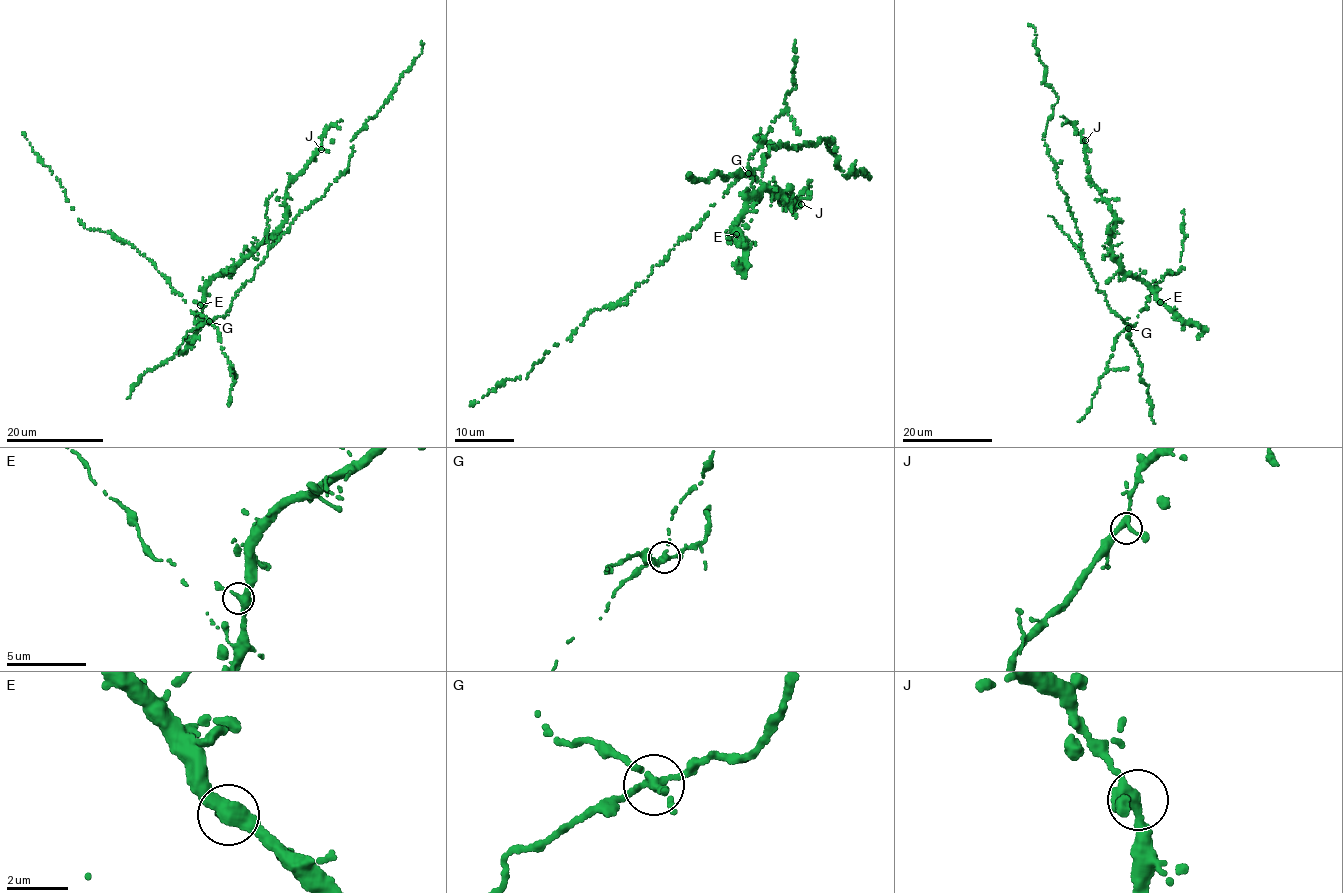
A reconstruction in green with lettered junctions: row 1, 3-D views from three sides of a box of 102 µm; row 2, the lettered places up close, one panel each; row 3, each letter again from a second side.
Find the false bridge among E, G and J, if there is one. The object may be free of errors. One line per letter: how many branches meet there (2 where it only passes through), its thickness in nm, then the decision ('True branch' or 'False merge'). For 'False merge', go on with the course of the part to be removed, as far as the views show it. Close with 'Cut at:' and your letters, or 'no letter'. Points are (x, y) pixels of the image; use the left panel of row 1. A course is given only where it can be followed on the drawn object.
E: Branches: 3. Thickness 320 nm. True branch
G: Branches: 3. Thickness 260 nm. False merge. Course of the part to remove: (209, 321), (226, 315), (268, 249), (347, 167), (355, 134), (390, 97), (421, 53), (422, 42)
J: Branches: 3. Thickness 280 nm. True branch
Cut at: G

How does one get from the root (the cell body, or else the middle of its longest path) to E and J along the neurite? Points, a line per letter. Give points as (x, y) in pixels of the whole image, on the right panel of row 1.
E: (1140, 278), (1148, 284), (1160, 302)
J: (1140, 278), (1126, 274), (1113, 257), (1110, 237), (1114, 217), (1108, 201), (1091, 177), (1085, 140)

